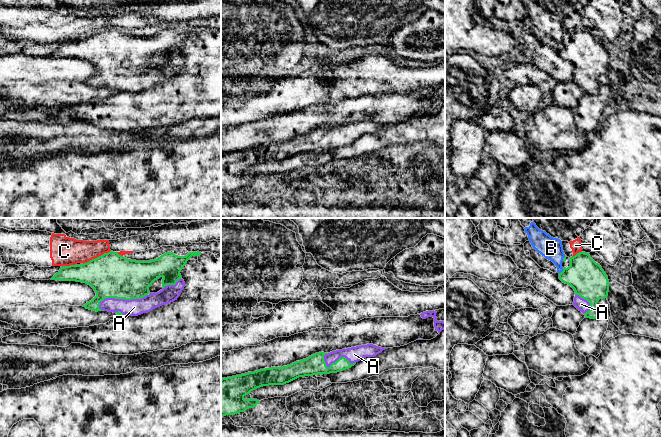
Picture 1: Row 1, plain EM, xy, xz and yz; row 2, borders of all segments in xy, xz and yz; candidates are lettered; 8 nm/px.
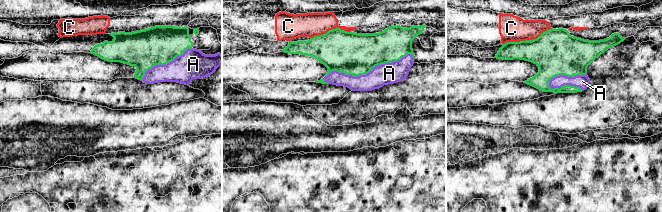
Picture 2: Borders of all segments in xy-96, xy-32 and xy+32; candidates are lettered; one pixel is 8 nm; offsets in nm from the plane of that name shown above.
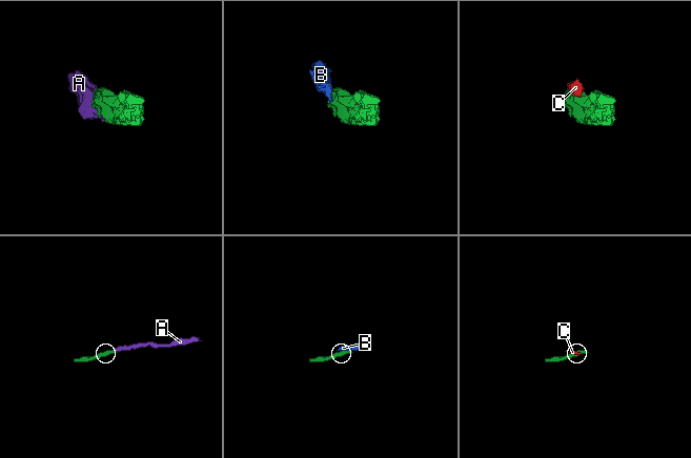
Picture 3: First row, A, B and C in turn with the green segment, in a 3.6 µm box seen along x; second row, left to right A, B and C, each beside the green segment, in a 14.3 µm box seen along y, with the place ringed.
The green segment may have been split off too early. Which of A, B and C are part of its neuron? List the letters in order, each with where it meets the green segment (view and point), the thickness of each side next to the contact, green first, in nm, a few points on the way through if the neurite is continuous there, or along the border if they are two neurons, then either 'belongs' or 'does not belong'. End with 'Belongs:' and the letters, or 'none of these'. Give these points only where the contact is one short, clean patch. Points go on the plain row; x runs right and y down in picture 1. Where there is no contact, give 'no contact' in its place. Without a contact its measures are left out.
A: contact xy (121, 74); calibres 360 and 140 nm; belongs
B: contact yz (562, 47); calibres 280 and 180 nm; does not belong
C: contact xy (97, 33); calibres 360 and 220 nm; does not belong
Belongs: A

